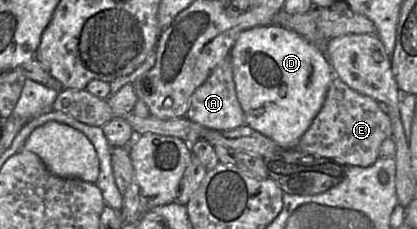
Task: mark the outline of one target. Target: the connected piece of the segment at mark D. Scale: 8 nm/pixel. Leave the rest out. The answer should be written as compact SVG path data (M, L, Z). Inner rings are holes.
M270 24L242 31L230 51L230 59L235 90L245 115L245 124L272 139L281 149L294 150L320 112L335 77L326 54L298 33Z

